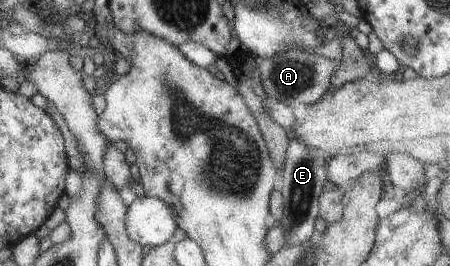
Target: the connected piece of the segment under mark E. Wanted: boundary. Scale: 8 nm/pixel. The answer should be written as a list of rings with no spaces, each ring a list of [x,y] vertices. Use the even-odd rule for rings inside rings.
[[[292,137],[286,147],[277,187],[283,198],[283,211],[278,226],[285,232],[285,244],[297,245],[315,237],[314,220],[318,216],[317,200],[323,186],[328,182],[324,176],[324,154],[317,148],[305,147],[300,139]]]

